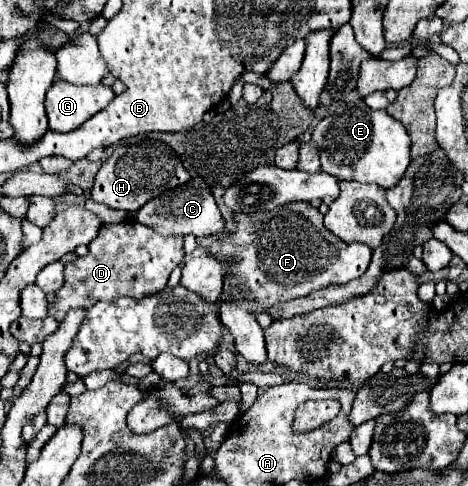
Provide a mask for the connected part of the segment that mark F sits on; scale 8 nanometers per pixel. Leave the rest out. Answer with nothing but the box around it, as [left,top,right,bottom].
[197,201,371,307]

